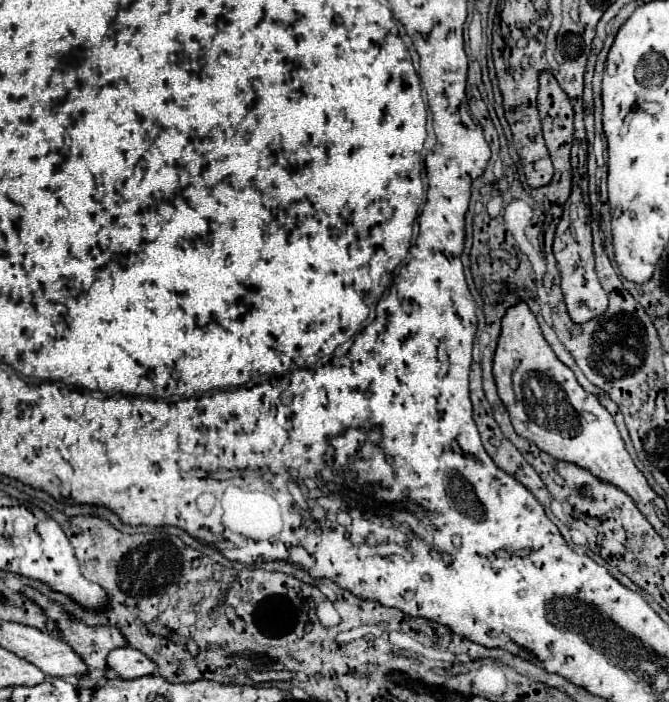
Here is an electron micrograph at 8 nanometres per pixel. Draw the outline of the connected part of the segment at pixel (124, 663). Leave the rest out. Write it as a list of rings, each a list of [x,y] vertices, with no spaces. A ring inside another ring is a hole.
[[[129,645],[113,649],[107,657],[107,665],[113,671],[117,671],[121,679],[137,679],[137,677],[145,677],[157,671],[157,665],[153,665],[153,661],[145,657],[145,653]]]

